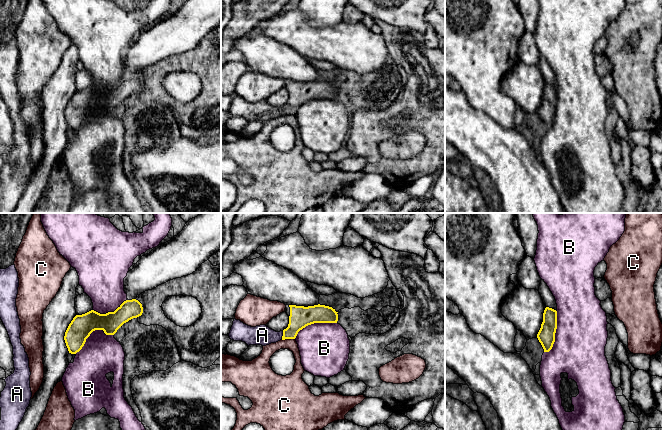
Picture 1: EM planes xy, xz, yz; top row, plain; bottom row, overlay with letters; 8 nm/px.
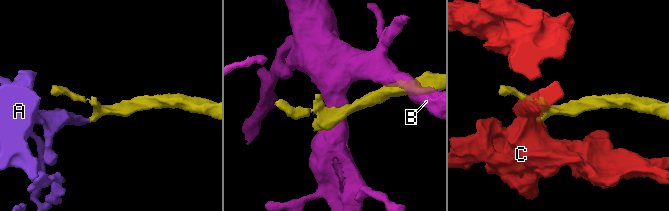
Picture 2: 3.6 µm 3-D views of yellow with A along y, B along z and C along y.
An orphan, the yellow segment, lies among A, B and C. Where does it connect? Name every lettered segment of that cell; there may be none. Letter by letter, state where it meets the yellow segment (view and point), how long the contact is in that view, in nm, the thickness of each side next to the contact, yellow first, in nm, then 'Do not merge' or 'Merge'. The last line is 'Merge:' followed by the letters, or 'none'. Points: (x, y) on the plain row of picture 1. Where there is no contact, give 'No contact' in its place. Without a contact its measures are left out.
A: Touches yellow at xz (283, 111). Shared border 70 nm. Thickness 170 nm (yellow) against 160 nm. Merge
B: Touches yellow at xy (91, 108). Shared border 340 nm. Thickness 190 nm (yellow) against 320 nm. Do not merge
C: Touches yellow at xz (288, 114). Shared border 110 nm. Thickness 170 nm (yellow) against 90 nm. Do not merge
Merge: A

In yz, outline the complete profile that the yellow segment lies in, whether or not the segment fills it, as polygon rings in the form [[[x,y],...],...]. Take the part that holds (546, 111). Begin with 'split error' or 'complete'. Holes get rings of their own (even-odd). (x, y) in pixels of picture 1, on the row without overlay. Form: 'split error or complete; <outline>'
complete; [[[546,83],[543,89],[543,98],[537,110],[544,128],[549,128],[555,118],[555,109],[557,105],[557,87]]]

